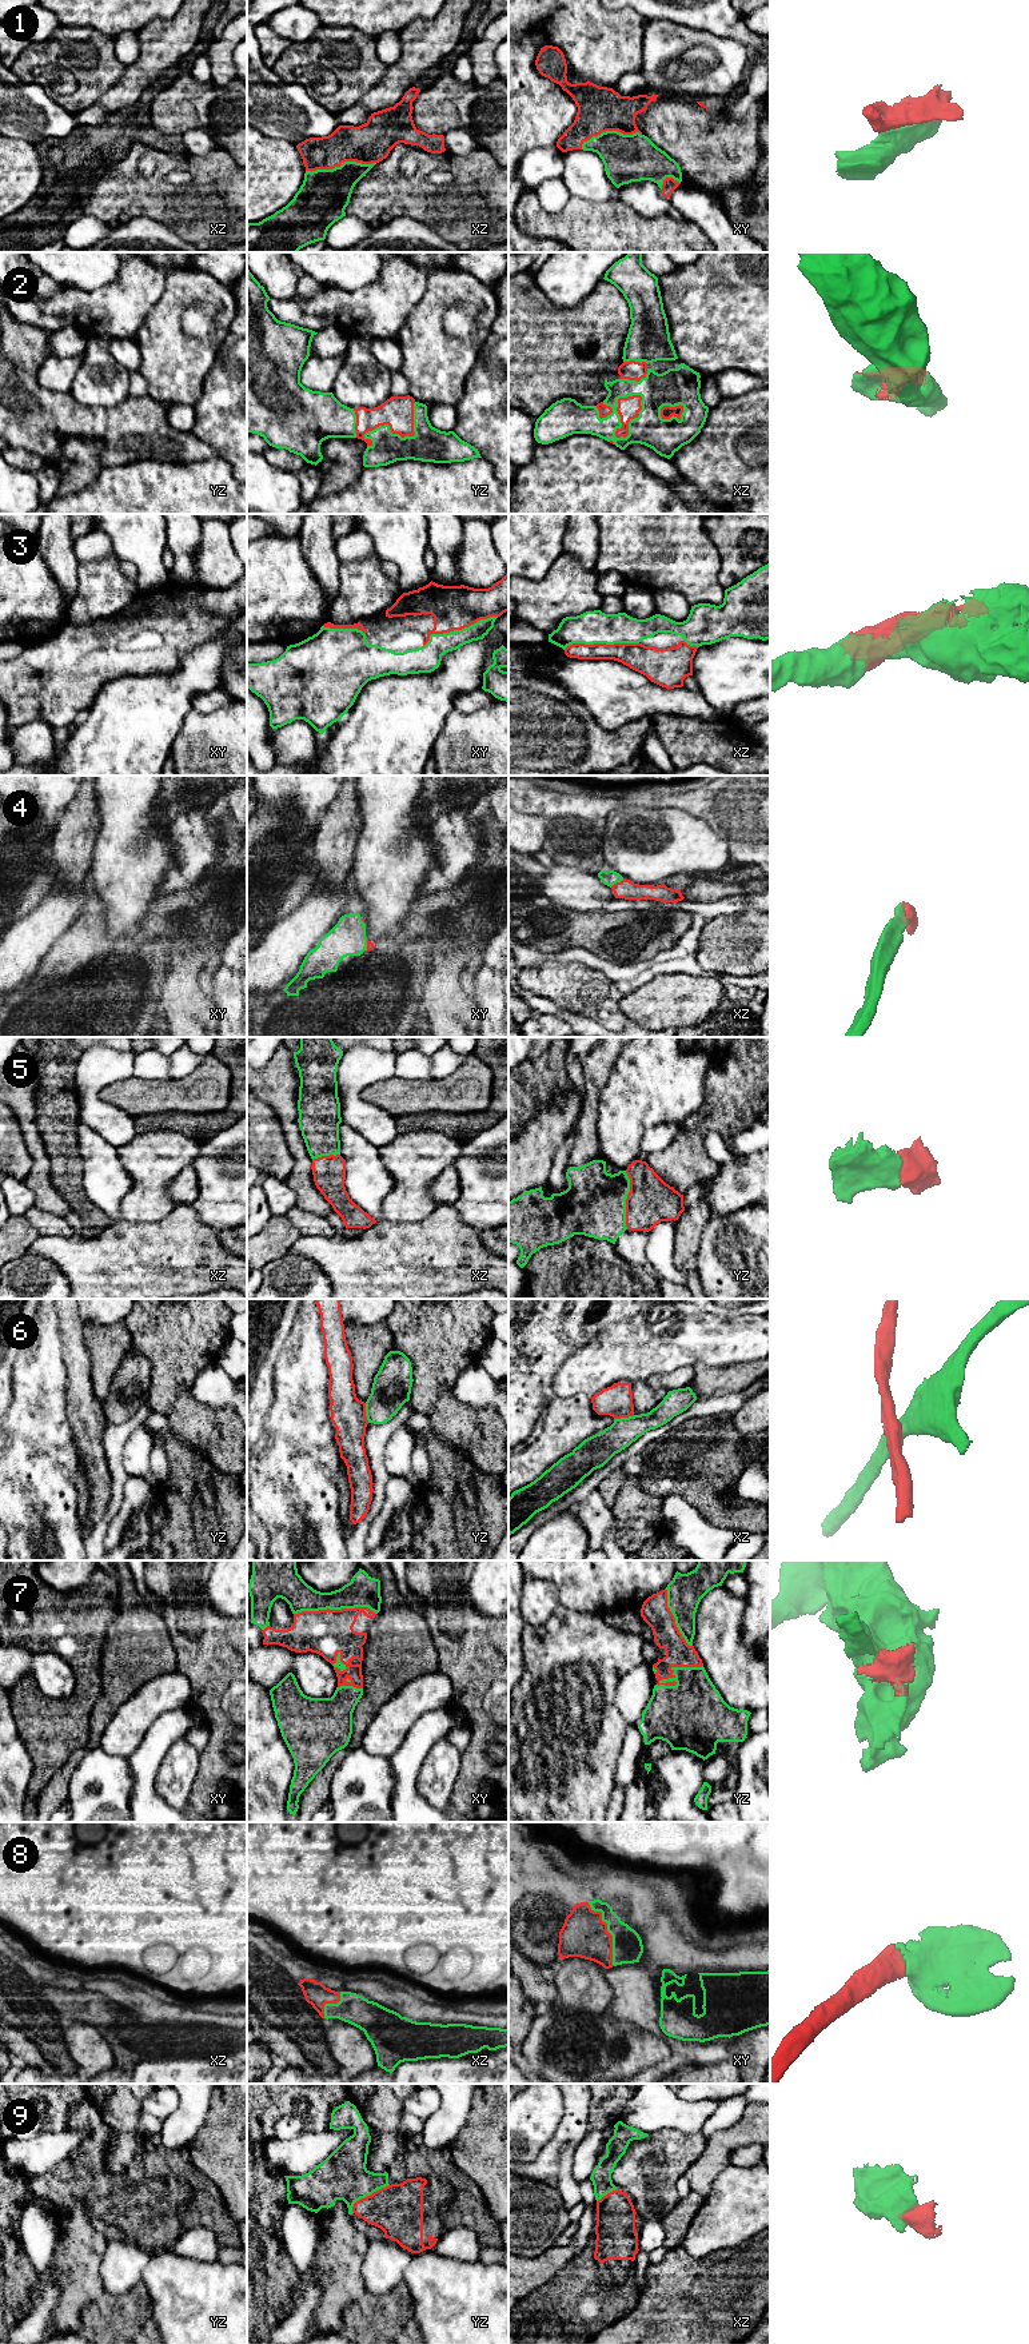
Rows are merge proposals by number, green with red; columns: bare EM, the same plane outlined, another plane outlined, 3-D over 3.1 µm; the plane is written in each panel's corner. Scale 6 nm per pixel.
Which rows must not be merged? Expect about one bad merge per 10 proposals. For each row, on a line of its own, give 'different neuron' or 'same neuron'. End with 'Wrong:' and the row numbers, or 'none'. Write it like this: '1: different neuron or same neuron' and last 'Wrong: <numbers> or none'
1: same neuron
2: same neuron
3: same neuron
4: same neuron
5: same neuron
6: different neuron
7: same neuron
8: same neuron
9: same neuron
Wrong: 6

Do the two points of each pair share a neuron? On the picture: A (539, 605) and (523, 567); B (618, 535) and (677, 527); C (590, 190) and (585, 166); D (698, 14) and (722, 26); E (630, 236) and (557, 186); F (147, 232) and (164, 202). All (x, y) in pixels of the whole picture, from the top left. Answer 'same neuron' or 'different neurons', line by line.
A: different neurons
B: same neuron
C: same neuron
D: same neuron
E: different neurons
F: different neurons

